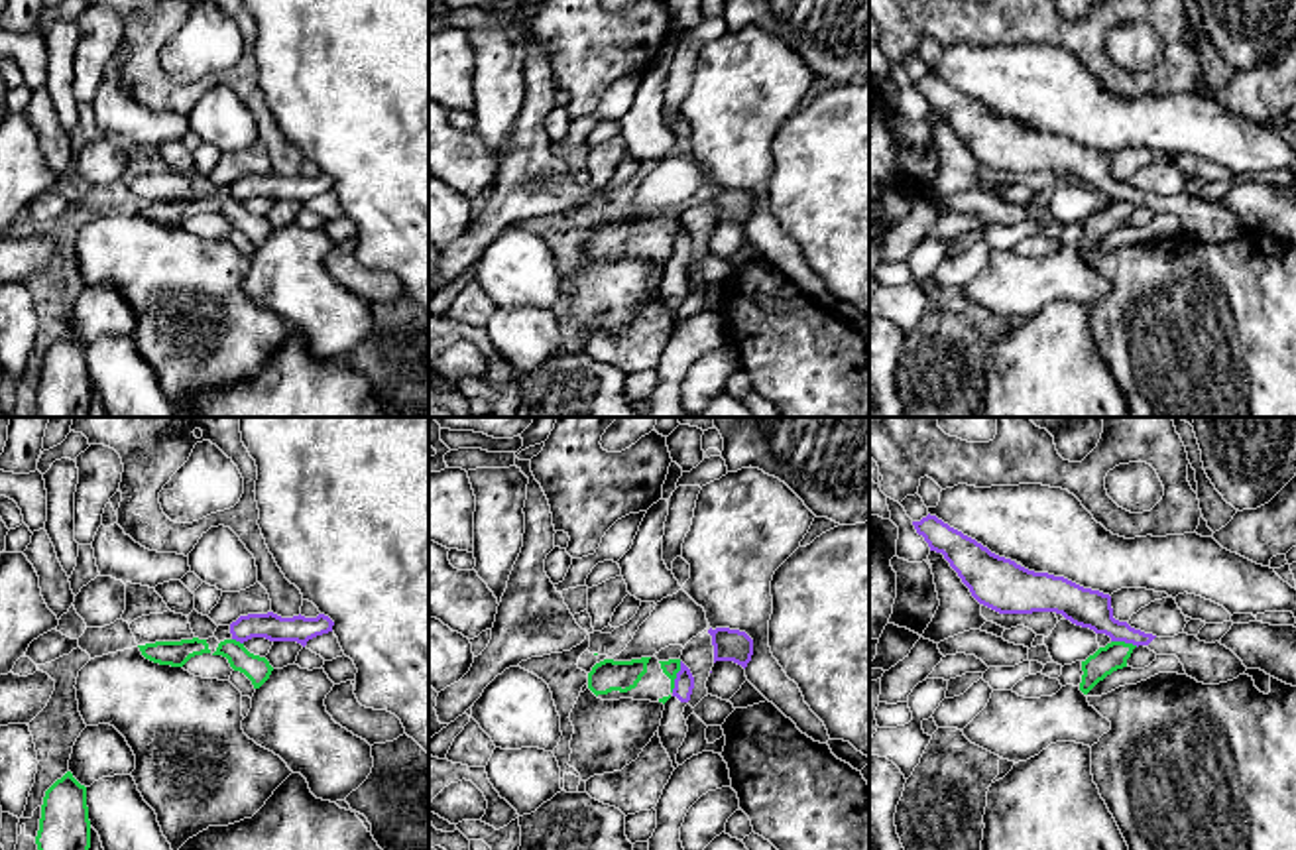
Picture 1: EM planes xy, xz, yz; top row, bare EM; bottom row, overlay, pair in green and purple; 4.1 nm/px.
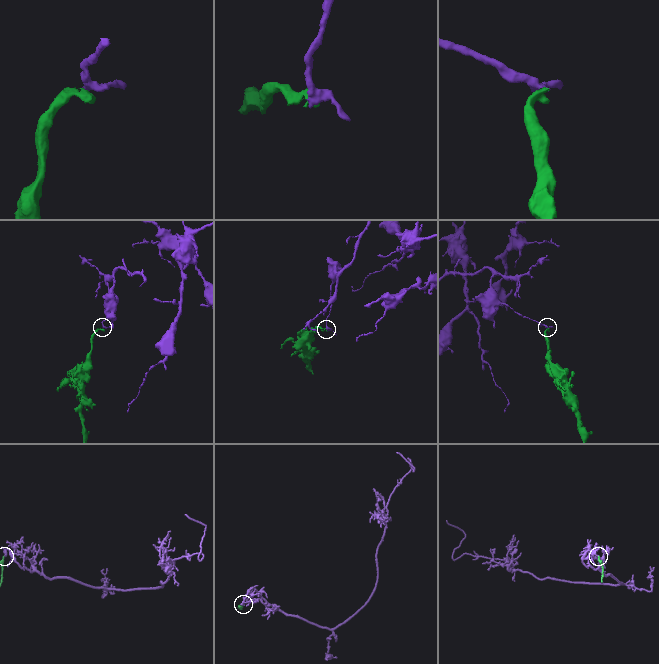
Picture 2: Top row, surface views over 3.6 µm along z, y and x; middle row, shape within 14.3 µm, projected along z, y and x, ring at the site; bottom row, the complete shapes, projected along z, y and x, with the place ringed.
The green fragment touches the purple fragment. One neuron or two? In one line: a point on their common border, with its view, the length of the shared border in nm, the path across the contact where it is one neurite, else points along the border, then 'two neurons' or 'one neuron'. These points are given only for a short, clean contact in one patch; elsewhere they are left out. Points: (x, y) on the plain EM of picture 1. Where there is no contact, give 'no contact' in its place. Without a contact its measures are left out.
meets green in xz at (675, 237); contact 130 nm long; border along xz (681, 221), (671, 250); two neurons

